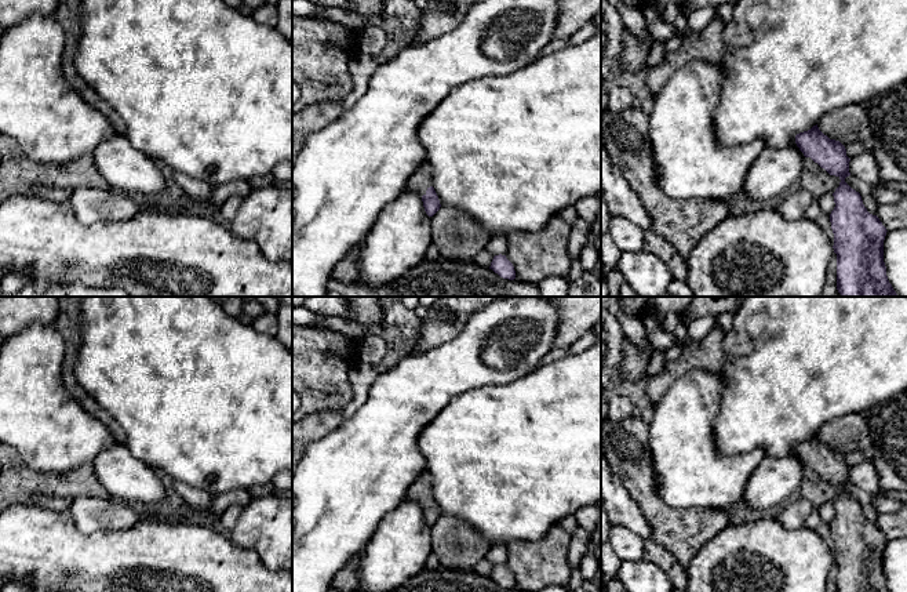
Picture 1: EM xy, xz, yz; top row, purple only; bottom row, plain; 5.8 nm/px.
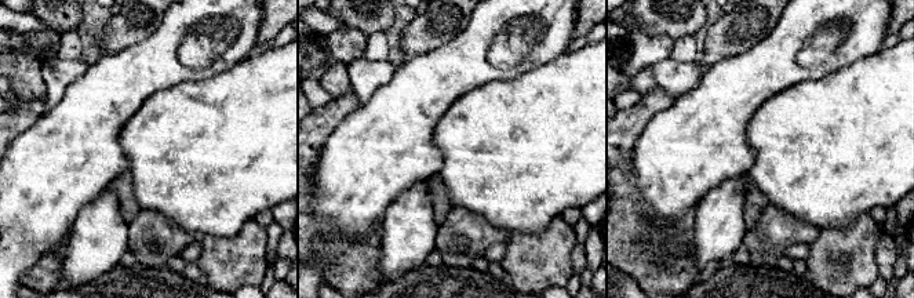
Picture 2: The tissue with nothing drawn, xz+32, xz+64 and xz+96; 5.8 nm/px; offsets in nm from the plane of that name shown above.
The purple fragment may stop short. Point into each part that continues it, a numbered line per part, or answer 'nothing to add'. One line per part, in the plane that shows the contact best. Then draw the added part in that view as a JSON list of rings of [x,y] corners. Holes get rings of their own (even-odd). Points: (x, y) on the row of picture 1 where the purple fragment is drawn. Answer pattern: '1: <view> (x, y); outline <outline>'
1: xz (421, 180); outline [[[423,163],[419,168],[408,178],[407,189],[415,190],[419,196],[426,195],[426,190],[433,186],[431,166]]]

